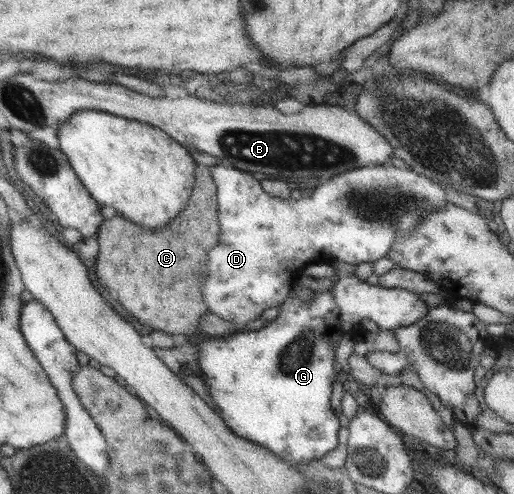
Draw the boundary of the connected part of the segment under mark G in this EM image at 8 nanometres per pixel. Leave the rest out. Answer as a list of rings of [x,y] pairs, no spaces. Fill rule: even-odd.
[[[331,289],[324,292],[316,292],[313,299],[304,304],[298,302],[295,298],[291,297],[291,291],[287,296],[287,299],[278,306],[281,311],[279,315],[270,322],[255,331],[249,331],[238,328],[232,335],[208,337],[200,336],[195,340],[198,357],[198,367],[196,373],[200,376],[200,379],[204,382],[204,385],[208,387],[208,395],[212,399],[212,403],[218,407],[215,411],[215,415],[224,423],[224,426],[228,427],[234,435],[242,437],[256,444],[257,446],[266,445],[266,449],[272,452],[274,455],[281,457],[288,463],[297,464],[301,462],[309,462],[312,459],[320,459],[325,453],[331,451],[336,447],[338,439],[336,433],[338,433],[339,425],[337,414],[330,408],[330,391],[332,388],[332,382],[336,380],[336,371],[334,371],[334,350],[331,347],[332,343],[337,343],[342,337],[344,331],[340,328],[339,322],[339,310],[333,303]]]

